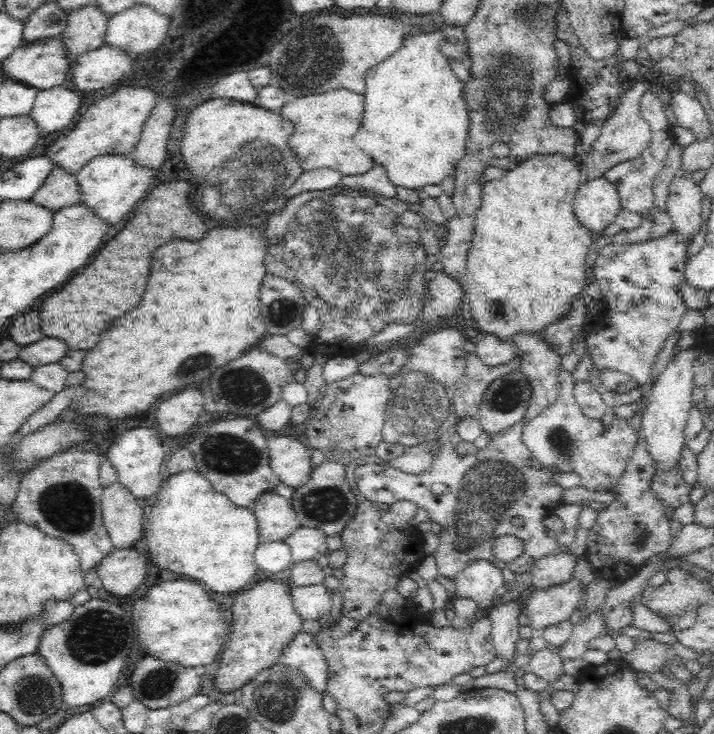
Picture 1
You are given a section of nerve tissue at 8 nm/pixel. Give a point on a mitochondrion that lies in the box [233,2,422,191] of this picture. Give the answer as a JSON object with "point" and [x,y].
{"point":[319,55]}

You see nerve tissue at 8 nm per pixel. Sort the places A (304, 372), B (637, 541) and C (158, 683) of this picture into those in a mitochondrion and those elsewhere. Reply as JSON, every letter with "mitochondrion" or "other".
{"A":"other","B":"mitochondrion","C":"mitochondrion"}

